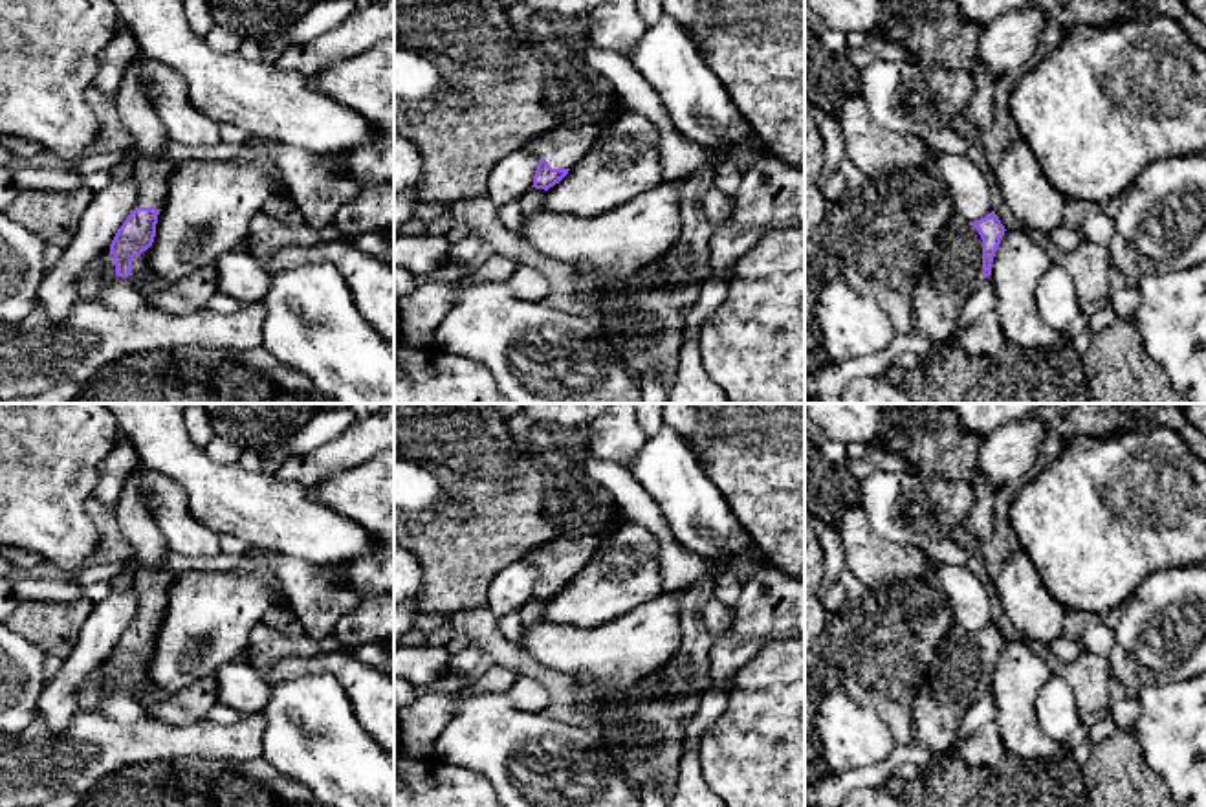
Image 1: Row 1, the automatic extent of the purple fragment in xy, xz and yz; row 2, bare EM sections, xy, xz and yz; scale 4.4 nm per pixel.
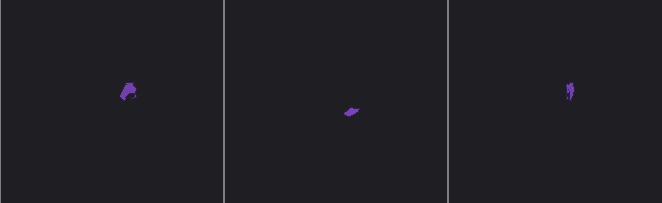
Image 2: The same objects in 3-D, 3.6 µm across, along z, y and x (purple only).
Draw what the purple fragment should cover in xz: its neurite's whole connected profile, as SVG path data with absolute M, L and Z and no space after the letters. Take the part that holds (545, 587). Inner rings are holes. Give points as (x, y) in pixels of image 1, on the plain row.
M598 534L557 536L528 552L524 559L539 569L532 598L548 602L559 594L587 567L599 541Z

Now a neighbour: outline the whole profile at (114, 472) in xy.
M121 435L112 451L97 468L97 482L92 497L101 504L101 510L114 512L132 471L139 464L141 460L134 444Z

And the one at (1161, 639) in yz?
M1193 563L1146 576L1113 633L1107 662L1127 695L1206 673L1206 569Z

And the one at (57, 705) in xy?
M128 585L95 603L81 627L75 647L60 669L46 680L37 702L40 721L51 732L66 732L81 712L81 686L112 655L117 640L136 620L137 591Z

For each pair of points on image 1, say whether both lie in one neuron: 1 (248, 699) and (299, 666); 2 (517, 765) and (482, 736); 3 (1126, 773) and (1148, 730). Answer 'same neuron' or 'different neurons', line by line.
1: different neurons
2: same neuron
3: different neurons

